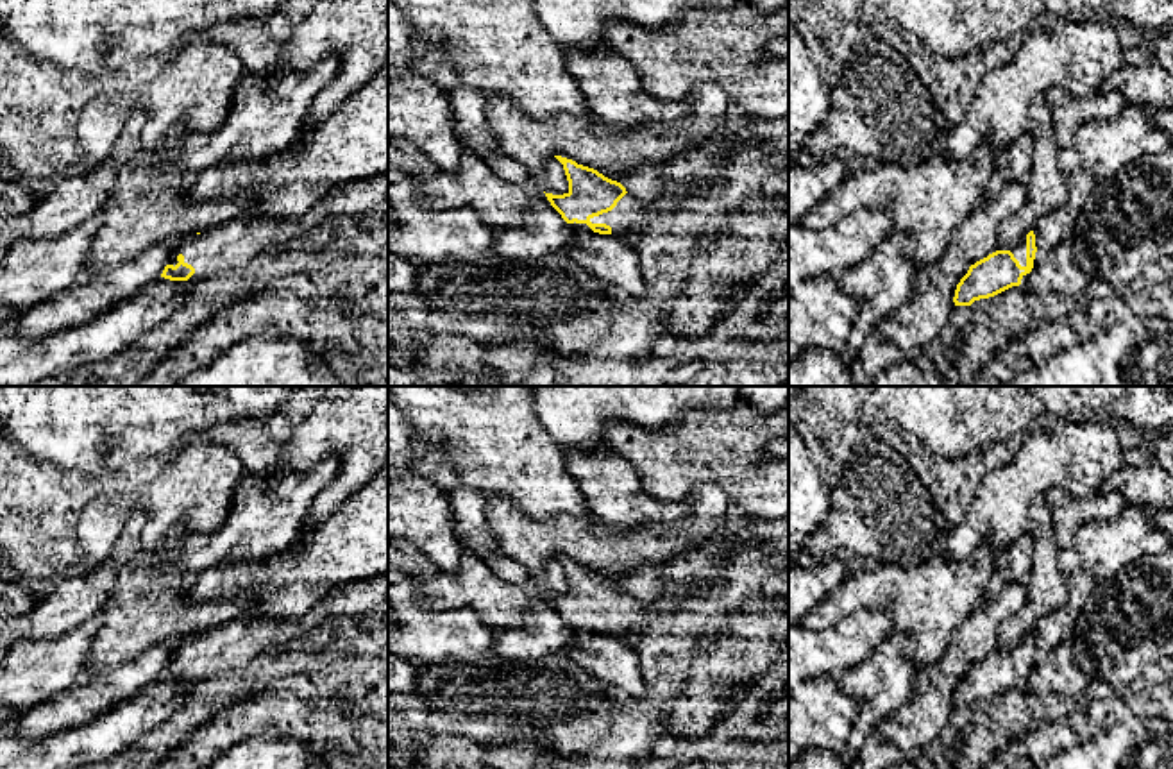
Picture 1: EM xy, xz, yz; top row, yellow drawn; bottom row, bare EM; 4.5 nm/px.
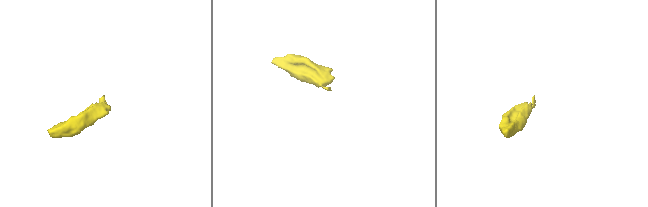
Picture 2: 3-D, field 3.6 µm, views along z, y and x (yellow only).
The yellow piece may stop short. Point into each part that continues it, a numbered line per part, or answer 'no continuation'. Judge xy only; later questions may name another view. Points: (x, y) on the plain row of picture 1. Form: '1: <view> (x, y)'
1: xy (229, 646)

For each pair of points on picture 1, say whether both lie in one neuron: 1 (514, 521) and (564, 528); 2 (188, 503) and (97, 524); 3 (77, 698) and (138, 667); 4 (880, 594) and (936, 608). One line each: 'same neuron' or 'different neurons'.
1: same neuron
2: same neuron
3: same neuron
4: same neuron

